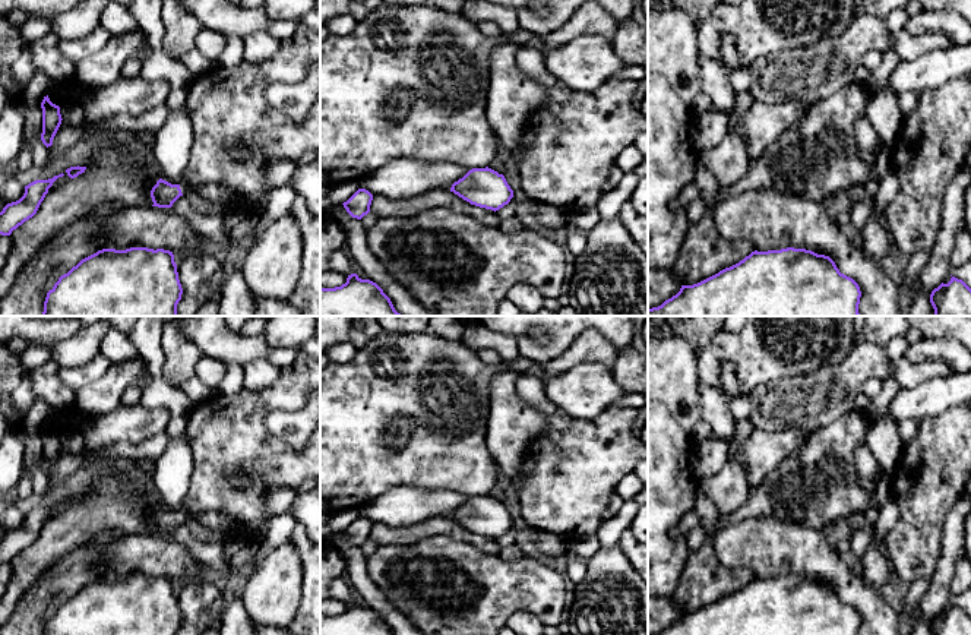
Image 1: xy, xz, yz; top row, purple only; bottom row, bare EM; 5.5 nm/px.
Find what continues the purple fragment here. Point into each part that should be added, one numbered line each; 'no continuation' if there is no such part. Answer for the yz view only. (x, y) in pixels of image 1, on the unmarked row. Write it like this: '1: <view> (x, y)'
no continuation

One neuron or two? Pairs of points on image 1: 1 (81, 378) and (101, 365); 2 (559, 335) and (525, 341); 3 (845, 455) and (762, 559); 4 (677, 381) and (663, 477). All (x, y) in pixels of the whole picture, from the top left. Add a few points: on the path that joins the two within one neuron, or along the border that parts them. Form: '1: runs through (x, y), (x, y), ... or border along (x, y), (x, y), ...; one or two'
1: runs through (85, 373), (97, 366); one
2: runs through (550, 344), (547, 347), (534, 347); one
3: border along (759, 515), (807, 524), (821, 531); two
4: border along (663, 403), (671, 417), (690, 436); two

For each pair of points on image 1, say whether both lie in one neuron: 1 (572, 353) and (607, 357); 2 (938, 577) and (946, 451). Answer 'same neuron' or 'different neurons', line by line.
1: same neuron
2: different neurons

